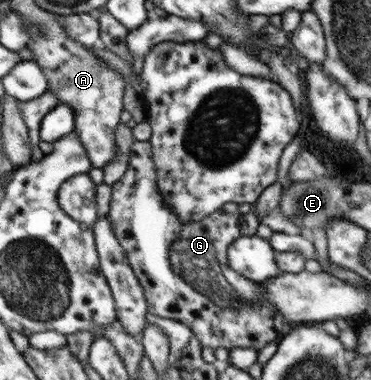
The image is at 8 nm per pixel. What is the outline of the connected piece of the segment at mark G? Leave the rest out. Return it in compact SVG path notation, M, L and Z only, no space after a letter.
M148 140L138 141L130 147L127 171L112 187L108 219L120 245L125 249L128 263L138 277L148 304L148 313L185 324L200 341L201 348L256 348L260 350L278 341L280 336L292 330L292 324L282 313L274 309L260 293L260 282L240 275L228 264L228 250L241 236L244 236L244 208L238 203L226 203L212 216L194 221L180 221L178 213L162 201L158 191L156 165L152 160L153 152Z

